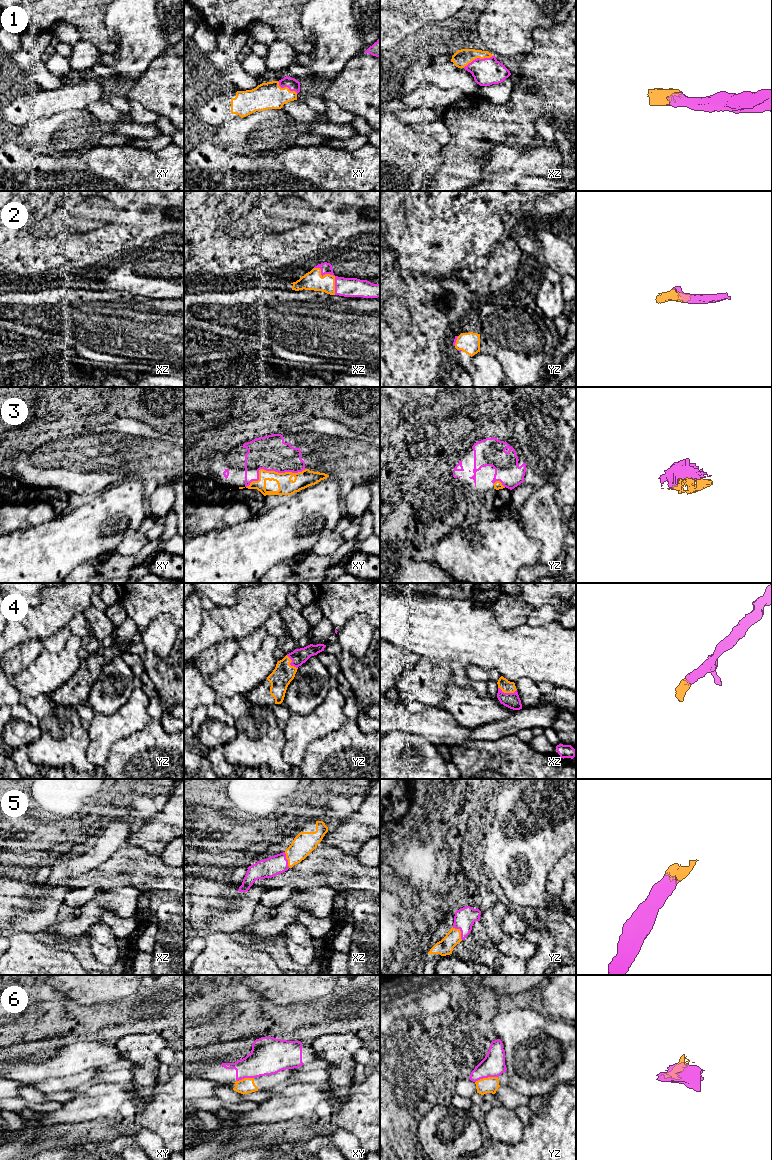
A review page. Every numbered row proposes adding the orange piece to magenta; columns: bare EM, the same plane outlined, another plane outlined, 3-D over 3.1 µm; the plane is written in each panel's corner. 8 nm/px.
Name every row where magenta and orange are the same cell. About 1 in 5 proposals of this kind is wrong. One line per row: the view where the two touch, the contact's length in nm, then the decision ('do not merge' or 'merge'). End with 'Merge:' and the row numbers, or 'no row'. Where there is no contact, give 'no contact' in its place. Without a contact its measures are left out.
1: xz | 260 nm | merge
2: xz | 280 nm | merge
3: xy | 500 nm | merge
4: xz | 150 nm | merge
5: yz | 130 nm | merge
6: yz | 190 nm | do not merge
Merge: 1, 2, 3, 4, 5

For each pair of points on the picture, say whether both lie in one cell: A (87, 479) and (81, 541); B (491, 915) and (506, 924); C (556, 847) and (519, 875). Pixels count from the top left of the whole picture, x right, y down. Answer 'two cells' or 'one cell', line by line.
A: two cells
B: two cells
C: one cell

